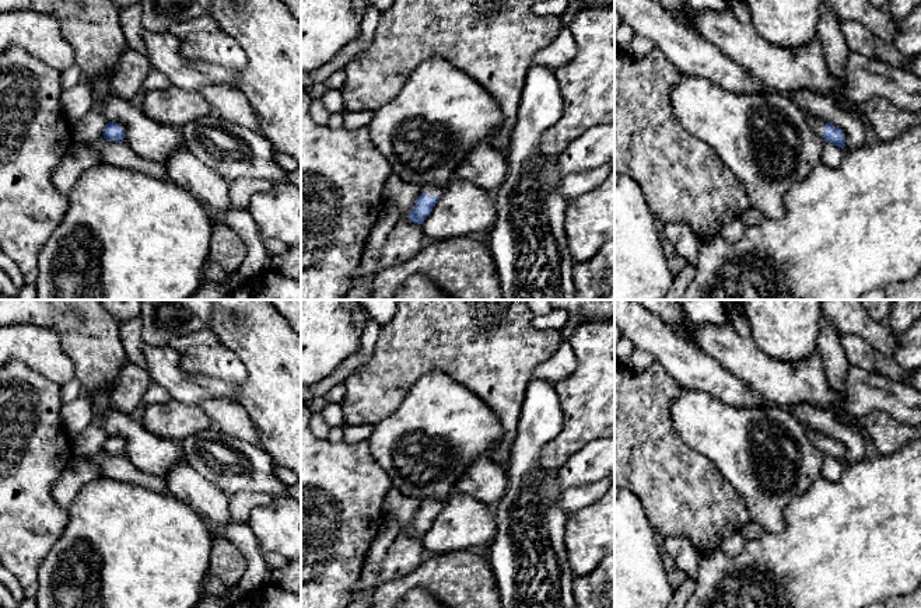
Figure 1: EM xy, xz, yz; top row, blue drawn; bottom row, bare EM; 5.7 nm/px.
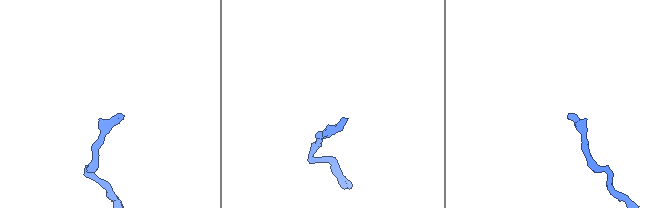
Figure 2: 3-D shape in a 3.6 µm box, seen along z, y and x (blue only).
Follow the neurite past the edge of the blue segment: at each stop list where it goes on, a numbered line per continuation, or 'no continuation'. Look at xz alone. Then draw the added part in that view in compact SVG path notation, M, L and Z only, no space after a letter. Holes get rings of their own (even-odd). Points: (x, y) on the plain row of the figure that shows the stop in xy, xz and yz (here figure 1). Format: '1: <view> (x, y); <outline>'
1: xz (433, 505); M423 500L420 502L420 509L427 507L430 510L441 511L445 507L447 502L448 500Z

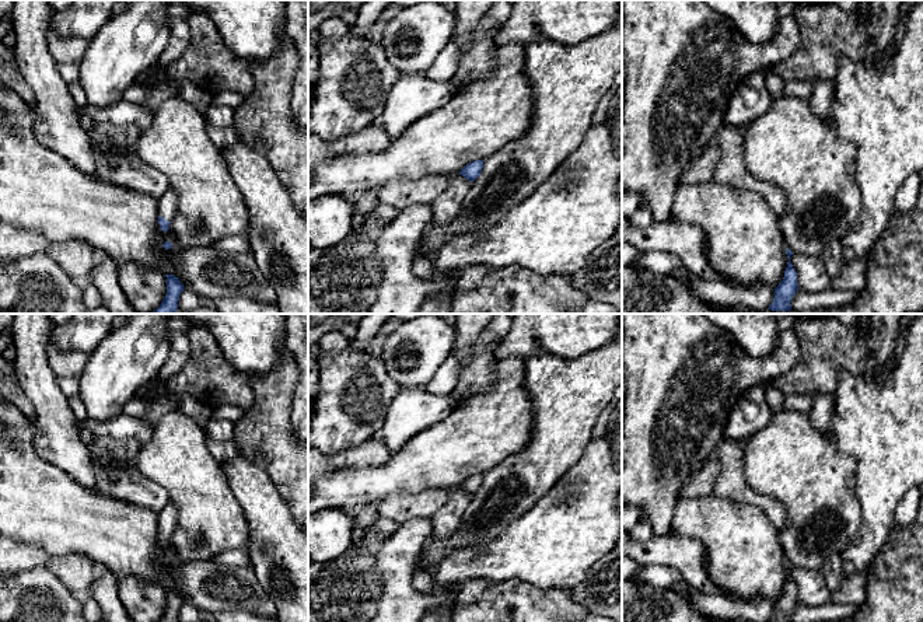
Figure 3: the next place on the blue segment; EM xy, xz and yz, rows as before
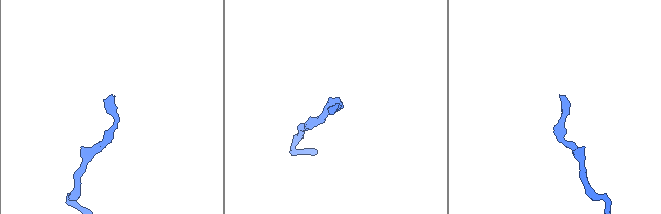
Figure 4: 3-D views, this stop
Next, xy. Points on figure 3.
1: xy (168, 516); M169 500L158 514L158 530L171 535L176 527L178 511L174 503Z

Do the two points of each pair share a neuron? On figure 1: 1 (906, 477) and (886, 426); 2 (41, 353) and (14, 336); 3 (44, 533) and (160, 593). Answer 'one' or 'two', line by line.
1: two
2: one
3: two

